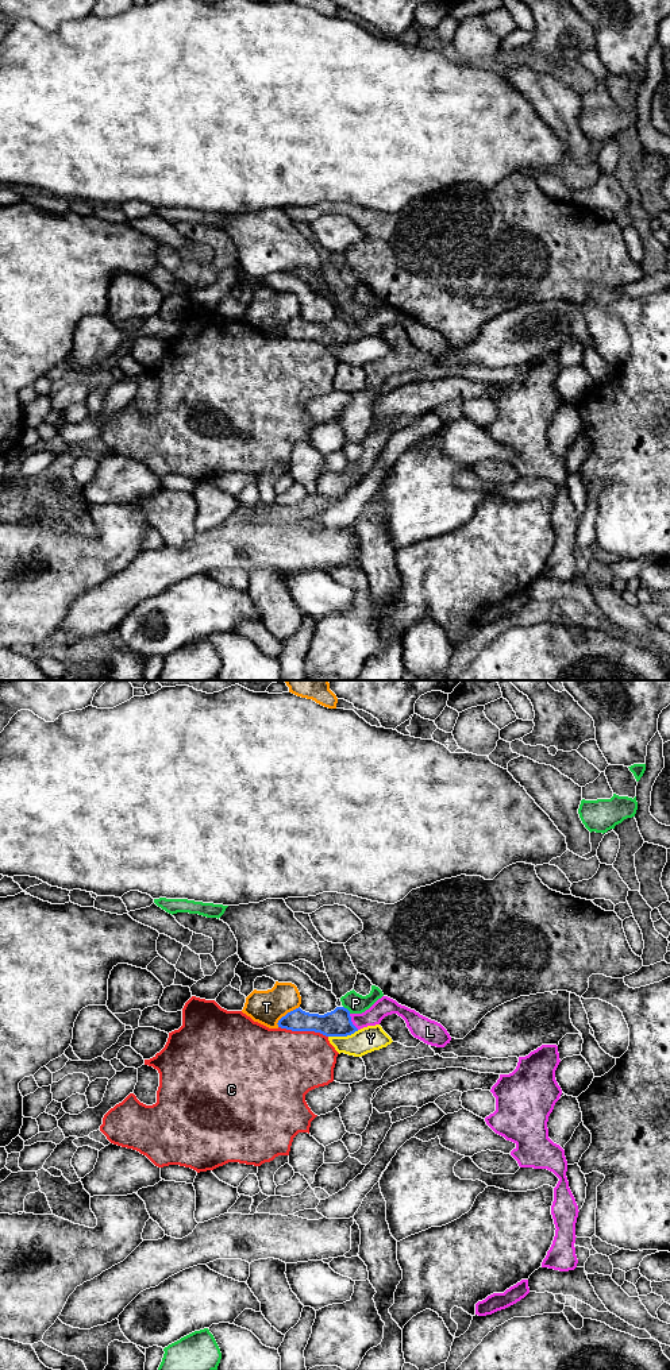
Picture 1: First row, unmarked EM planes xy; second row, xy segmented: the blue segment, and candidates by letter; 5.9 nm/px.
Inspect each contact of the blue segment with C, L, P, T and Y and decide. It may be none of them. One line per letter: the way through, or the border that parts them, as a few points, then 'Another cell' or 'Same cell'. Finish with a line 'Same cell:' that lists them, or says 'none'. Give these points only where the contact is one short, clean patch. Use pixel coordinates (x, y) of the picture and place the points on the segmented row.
C: Another cell
L: Path across: xy (337, 1023), (351, 1022), (369, 1018), (385, 1006). Same cell
P: Another cell
T: Boundary: xy (299, 1006), (288, 1011), (278, 1021), (277, 1026). Another cell
Y: Another cell
Same cell: L

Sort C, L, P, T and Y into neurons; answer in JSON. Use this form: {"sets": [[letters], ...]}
{"sets": [["C"], ["L"], ["P"], ["T"], ["Y"]]}

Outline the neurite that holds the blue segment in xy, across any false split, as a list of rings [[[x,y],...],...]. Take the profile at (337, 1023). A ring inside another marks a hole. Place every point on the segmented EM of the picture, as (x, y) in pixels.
[[[388,996],[378,999],[362,1014],[351,1014],[344,1007],[336,1007],[331,1012],[319,1015],[305,1012],[299,1007],[282,1016],[277,1024],[292,1031],[315,1031],[326,1037],[347,1037],[363,1027],[380,1024],[385,1016],[392,1014],[401,1016],[411,1034],[427,1045],[444,1047],[451,1041],[450,1034],[440,1023],[398,1004]]]

